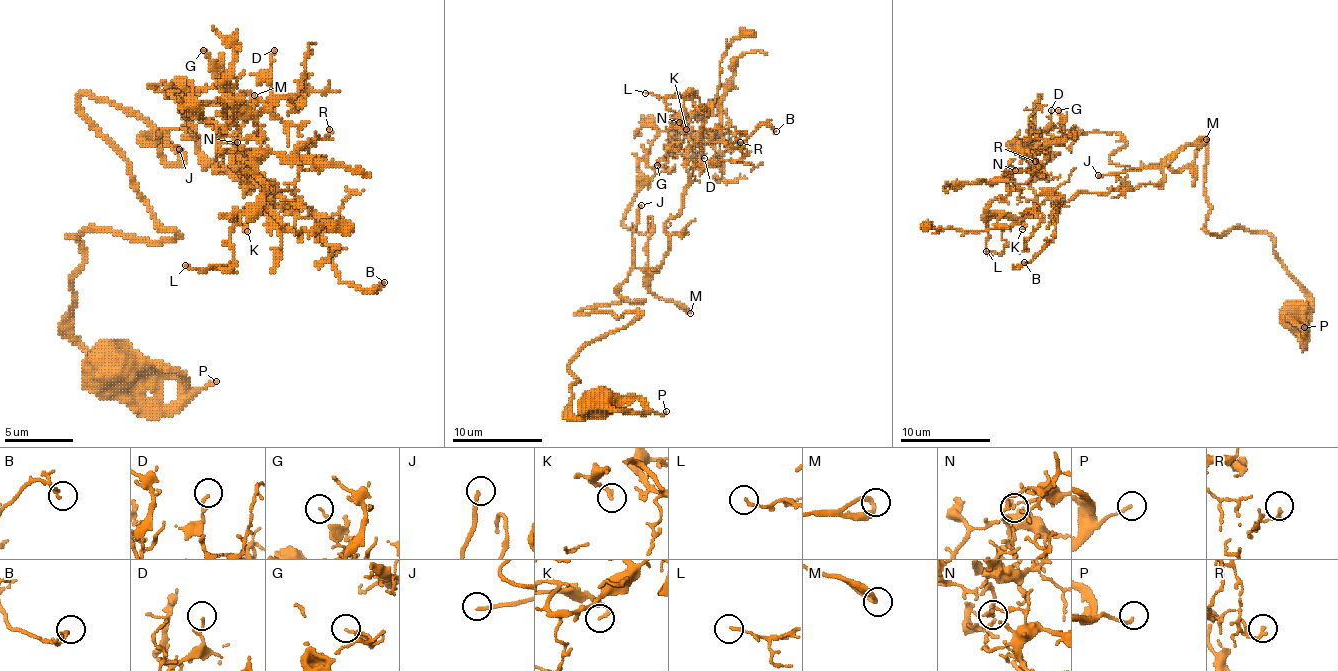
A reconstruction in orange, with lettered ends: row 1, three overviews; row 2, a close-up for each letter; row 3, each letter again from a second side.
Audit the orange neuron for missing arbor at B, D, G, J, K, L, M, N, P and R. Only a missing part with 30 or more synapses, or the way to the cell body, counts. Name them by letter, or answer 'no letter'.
J

